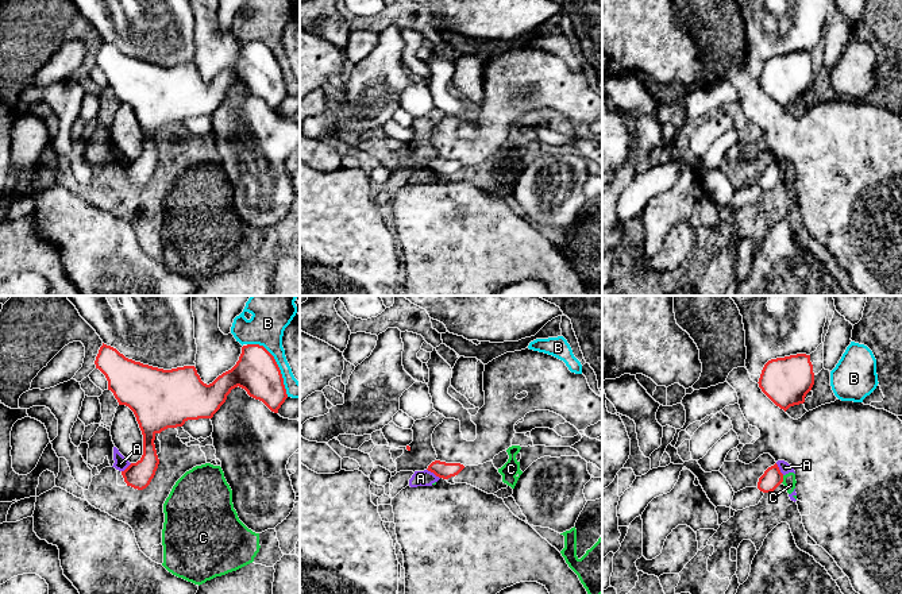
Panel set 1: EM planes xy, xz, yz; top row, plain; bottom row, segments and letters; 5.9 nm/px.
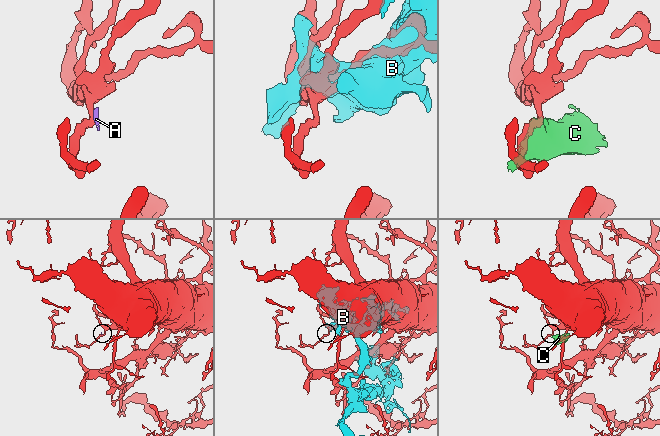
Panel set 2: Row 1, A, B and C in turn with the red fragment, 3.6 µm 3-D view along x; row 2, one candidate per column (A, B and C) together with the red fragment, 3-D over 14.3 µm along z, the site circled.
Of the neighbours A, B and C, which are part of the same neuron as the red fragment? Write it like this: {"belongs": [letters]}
{"belongs": []}

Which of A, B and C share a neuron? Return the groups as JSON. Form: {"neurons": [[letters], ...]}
{"neurons": [["A", "C"], ["B"]]}

